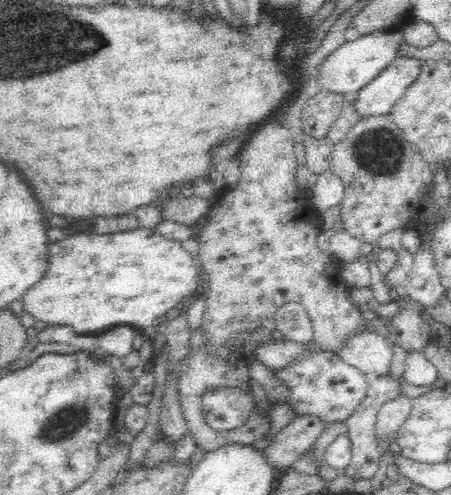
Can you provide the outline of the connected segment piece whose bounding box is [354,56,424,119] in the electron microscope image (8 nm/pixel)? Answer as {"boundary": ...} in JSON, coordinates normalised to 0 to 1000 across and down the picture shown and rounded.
{"boundary":[[[878,115],[816,174],[789,192],[794,234],[843,234],[867,230],[874,210],[900,188],[905,174],[936,145],[940,121],[916,115]]]}

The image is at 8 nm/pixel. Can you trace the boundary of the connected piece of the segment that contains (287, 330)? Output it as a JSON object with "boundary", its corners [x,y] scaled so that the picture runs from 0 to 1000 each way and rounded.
{"boundary":[[[665,612],[627,614],[608,636],[610,665],[632,683],[665,695],[687,693],[696,669],[690,642]]]}

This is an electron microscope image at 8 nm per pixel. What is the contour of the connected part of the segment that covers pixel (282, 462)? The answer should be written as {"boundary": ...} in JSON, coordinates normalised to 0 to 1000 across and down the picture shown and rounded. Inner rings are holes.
{"boundary":[[[678,836],[652,844],[610,879],[603,897],[583,907],[592,935],[612,945],[643,943],[674,909],[696,899],[721,861],[707,840]]]}

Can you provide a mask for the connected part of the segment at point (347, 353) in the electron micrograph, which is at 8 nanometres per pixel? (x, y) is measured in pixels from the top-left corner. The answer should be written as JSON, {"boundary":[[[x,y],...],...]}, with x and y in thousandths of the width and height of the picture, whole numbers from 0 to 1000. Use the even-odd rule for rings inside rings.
{"boundary":[[[814,667],[767,683],[749,713],[767,735],[789,741],[814,762],[860,758],[869,731],[869,695],[860,679]]]}

